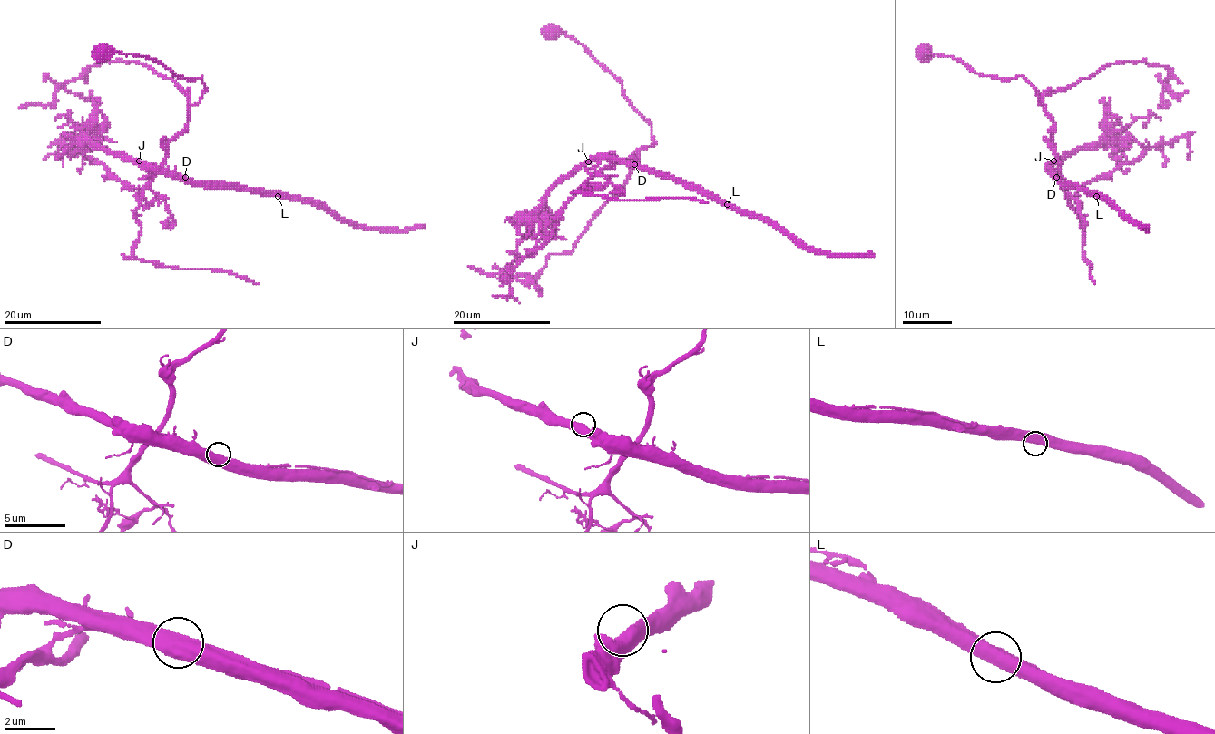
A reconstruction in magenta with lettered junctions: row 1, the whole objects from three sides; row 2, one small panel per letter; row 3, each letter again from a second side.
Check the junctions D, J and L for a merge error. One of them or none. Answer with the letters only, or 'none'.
D

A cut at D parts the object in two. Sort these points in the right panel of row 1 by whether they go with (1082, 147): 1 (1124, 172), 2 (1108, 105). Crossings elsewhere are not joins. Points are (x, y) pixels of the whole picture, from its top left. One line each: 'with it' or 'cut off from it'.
1: with it
2: with it

